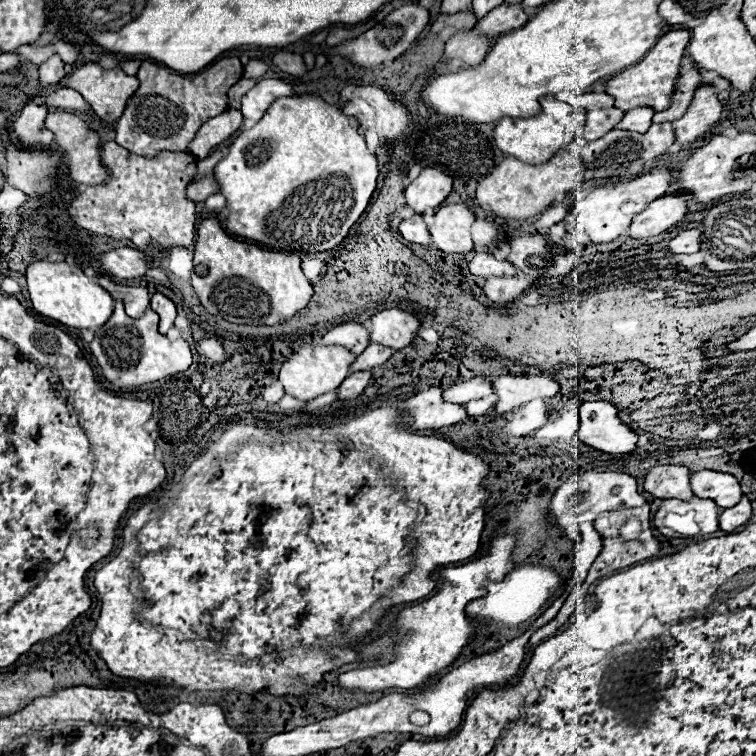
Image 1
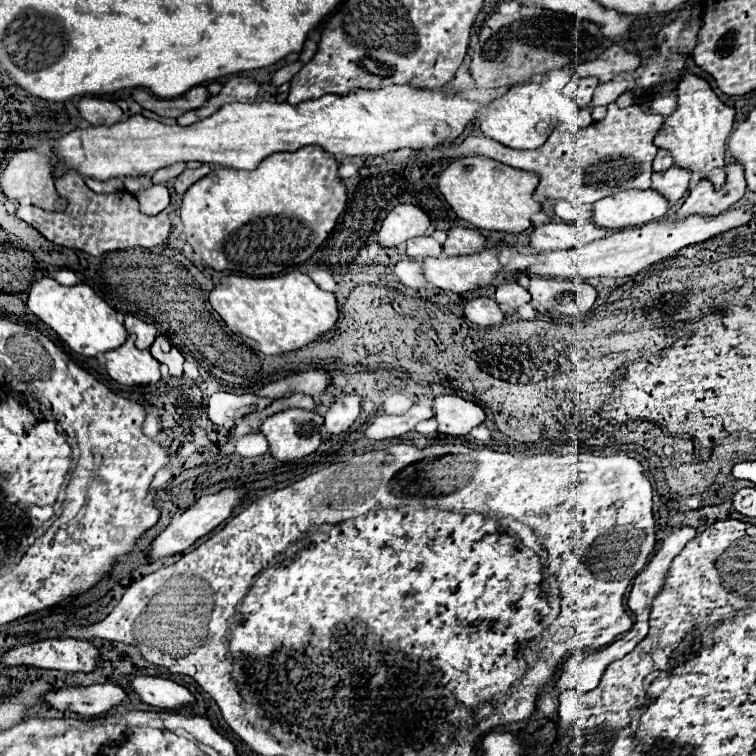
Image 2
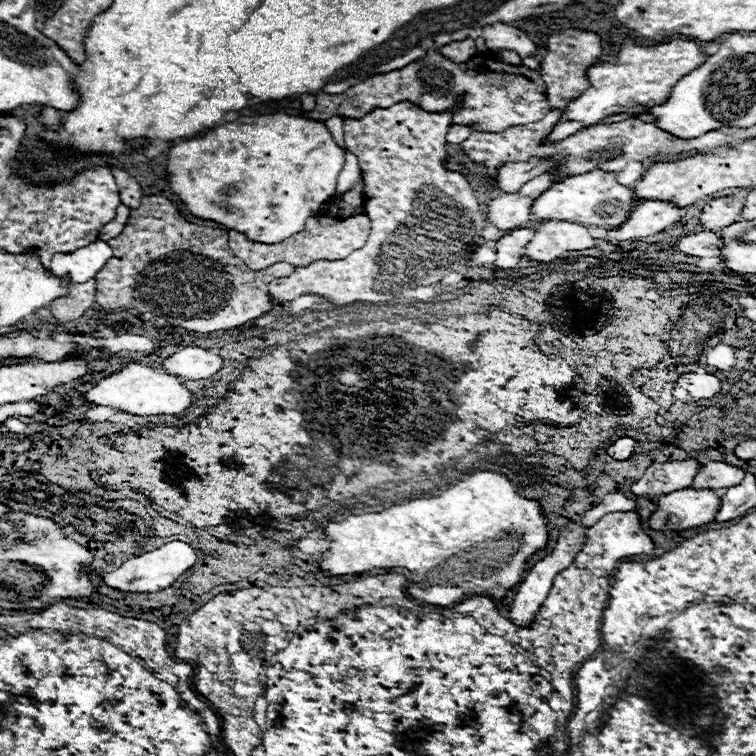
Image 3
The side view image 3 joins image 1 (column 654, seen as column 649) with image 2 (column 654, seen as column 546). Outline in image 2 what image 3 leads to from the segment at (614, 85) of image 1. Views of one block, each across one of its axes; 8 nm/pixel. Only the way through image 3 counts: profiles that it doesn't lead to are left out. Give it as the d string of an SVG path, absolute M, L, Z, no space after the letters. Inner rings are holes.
M684 74L678 80L678 106L668 118L664 118L660 132L654 136L654 144L658 148L670 150L674 164L694 174L700 174L714 182L716 190L726 182L724 174L724 142L732 132L734 124L734 108L724 106L724 102L716 96L710 84L694 74Z

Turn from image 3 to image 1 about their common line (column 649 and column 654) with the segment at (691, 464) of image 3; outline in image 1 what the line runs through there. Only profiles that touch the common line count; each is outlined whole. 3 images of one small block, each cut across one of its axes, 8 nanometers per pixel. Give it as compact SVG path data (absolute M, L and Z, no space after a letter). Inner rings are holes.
M678 464L654 466L646 474L644 490L662 500L664 498L676 498L676 500L694 498L692 488L688 486L688 474L690 474L690 470L686 466L678 466Z

